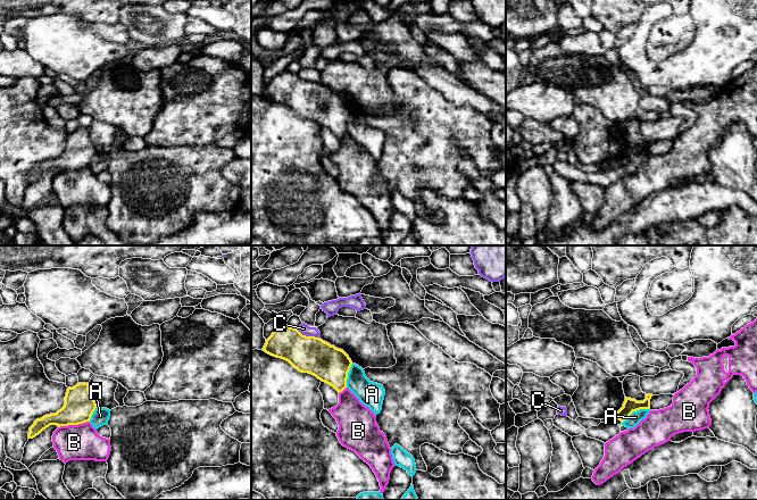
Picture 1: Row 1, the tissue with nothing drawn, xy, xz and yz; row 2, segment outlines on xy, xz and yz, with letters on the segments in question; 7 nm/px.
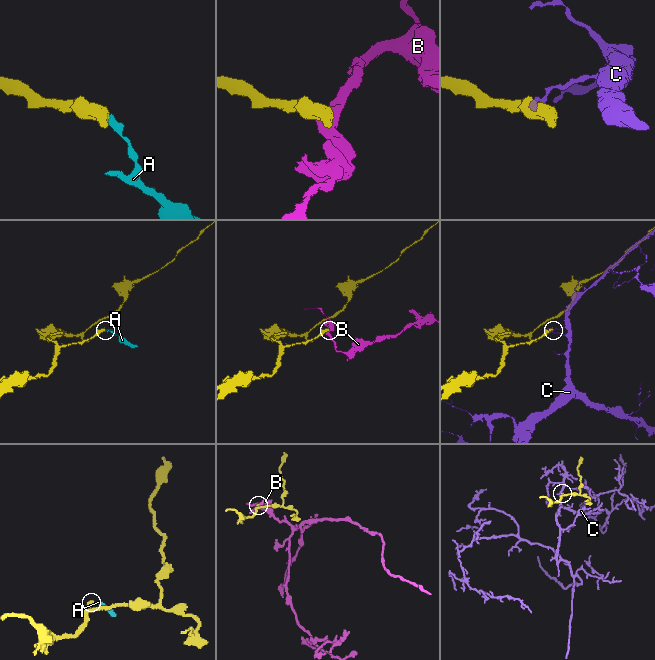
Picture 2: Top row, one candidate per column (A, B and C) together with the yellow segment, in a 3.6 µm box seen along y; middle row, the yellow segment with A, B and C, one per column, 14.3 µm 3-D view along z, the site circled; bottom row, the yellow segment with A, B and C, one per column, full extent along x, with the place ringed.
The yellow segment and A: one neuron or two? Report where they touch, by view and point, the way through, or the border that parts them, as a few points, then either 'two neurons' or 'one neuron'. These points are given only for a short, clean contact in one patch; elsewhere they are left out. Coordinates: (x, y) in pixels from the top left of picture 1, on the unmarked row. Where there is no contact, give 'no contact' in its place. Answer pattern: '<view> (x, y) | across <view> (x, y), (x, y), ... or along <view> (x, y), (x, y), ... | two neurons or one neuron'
yz (635, 156) | along yz (649, 153), (634, 156), (622, 168) | two neurons

